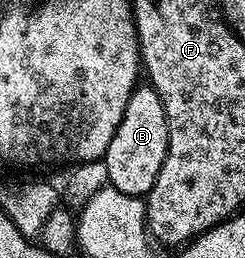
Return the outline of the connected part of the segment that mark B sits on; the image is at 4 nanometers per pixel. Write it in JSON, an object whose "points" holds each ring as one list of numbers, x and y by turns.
{"points":[[138,85,127,100,119,128,115,128,115,136,111,136,111,144,103,159,107,166,108,185,127,196,148,196,166,156,167,112,152,86]]}

